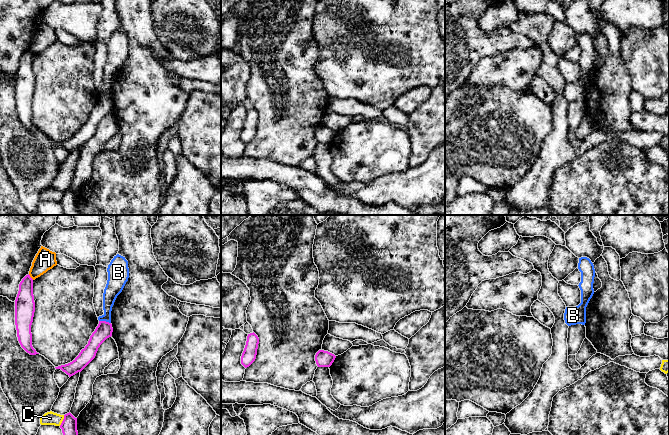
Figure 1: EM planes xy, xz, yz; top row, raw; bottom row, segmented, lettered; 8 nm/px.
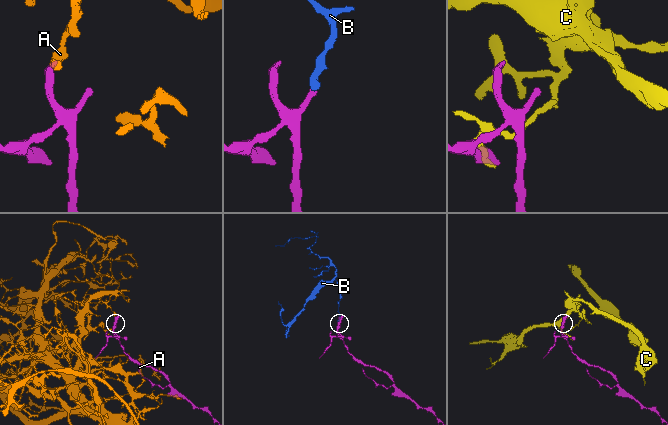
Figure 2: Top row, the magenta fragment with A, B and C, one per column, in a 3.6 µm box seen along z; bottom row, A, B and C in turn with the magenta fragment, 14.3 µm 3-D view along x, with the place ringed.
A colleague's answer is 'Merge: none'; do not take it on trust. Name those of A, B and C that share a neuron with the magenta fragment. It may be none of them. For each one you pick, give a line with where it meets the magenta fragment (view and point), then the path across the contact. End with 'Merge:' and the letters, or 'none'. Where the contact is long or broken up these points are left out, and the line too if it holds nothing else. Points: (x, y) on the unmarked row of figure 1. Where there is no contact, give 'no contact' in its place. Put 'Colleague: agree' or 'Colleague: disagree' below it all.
Merge: none
Colleague: agree

